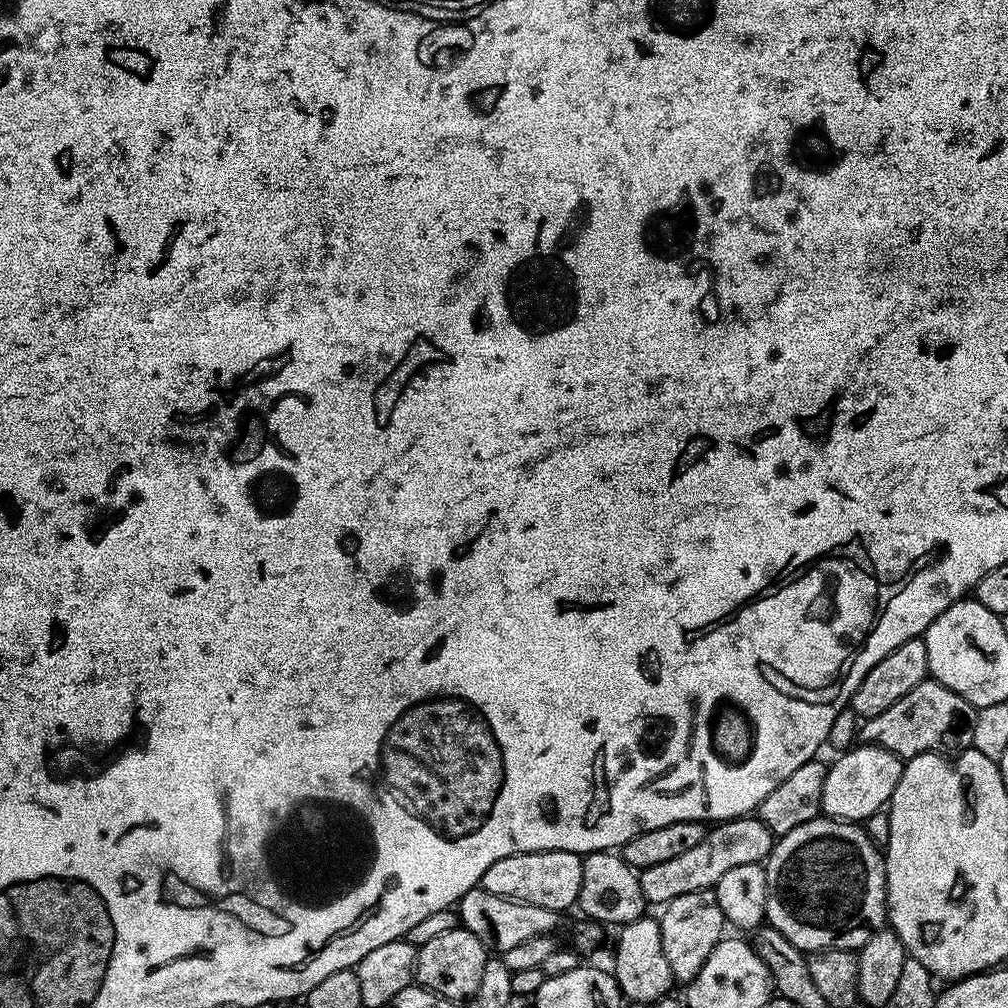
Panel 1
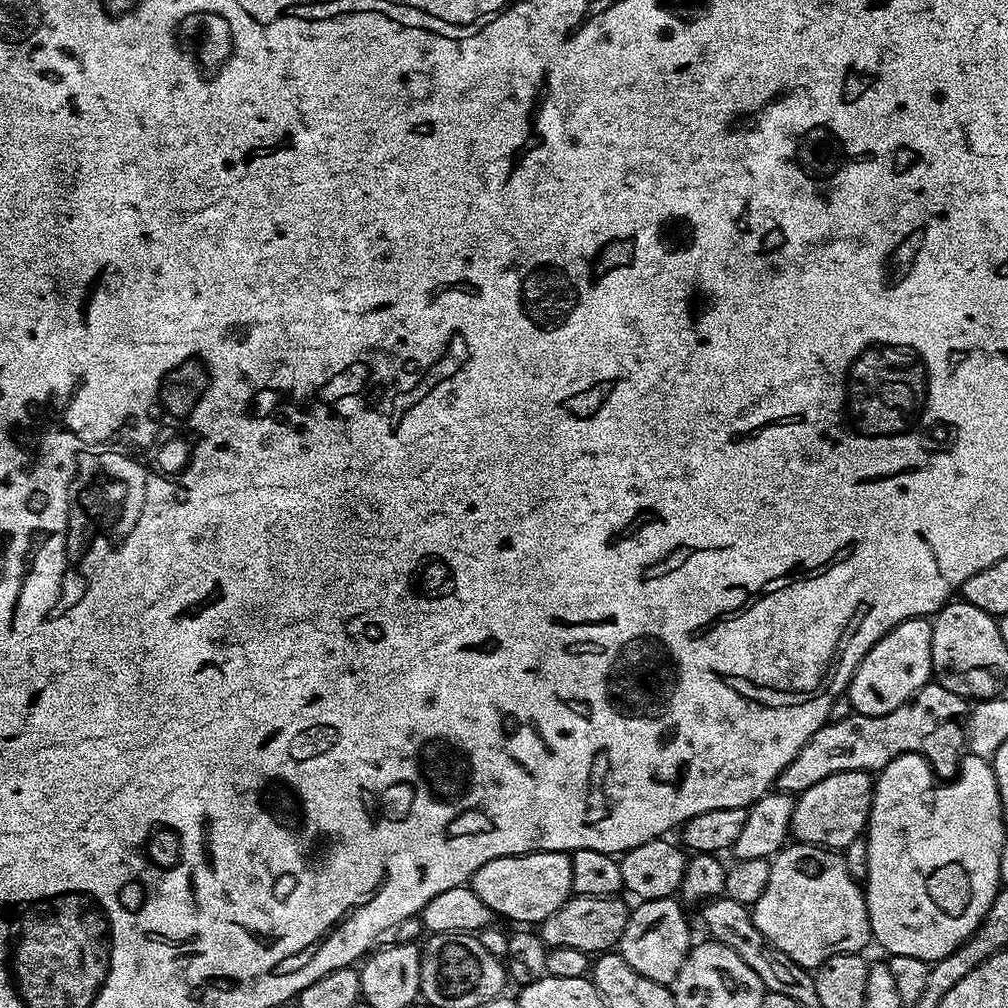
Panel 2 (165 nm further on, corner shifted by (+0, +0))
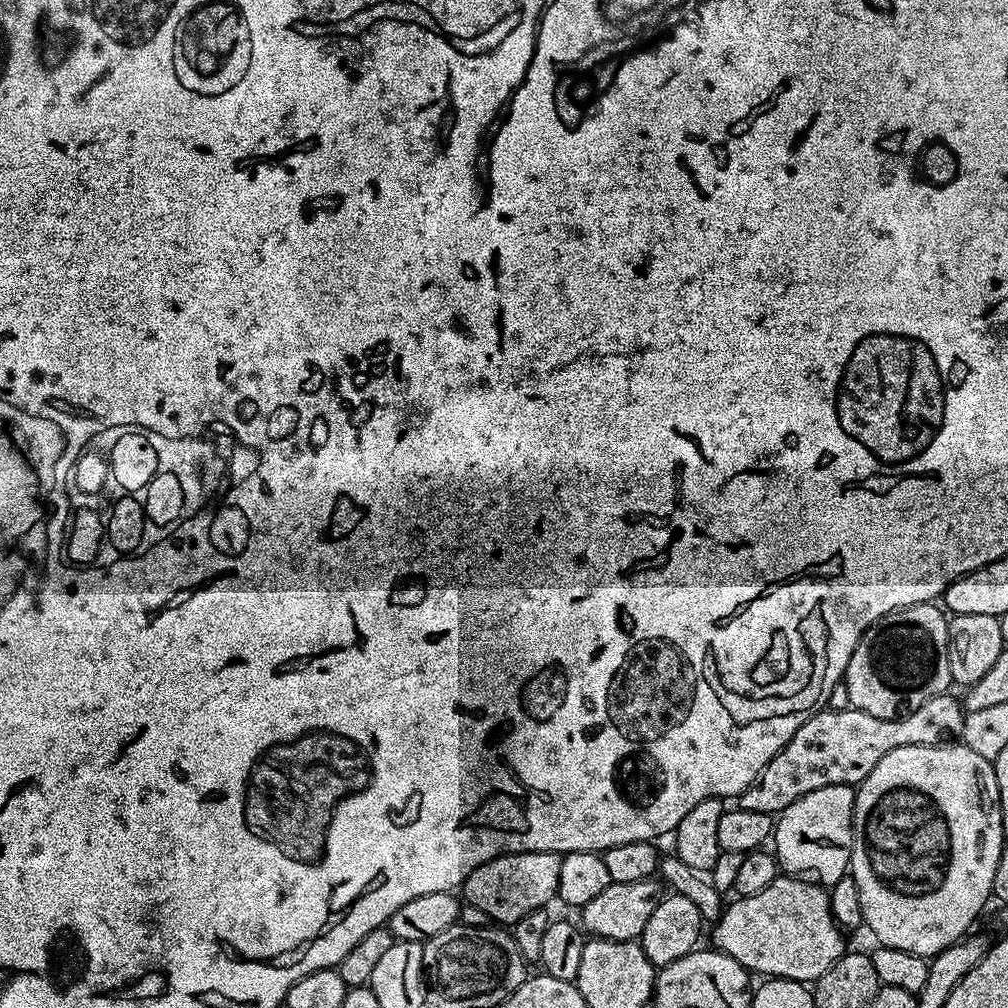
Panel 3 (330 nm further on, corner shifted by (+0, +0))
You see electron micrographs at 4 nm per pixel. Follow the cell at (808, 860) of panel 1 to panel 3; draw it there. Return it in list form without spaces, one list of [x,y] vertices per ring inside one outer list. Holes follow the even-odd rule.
[[[780,874],[774,882],[770,882],[770,886],[766,886],[766,890],[753,896],[741,896],[733,901],[733,904],[731,901],[721,911],[720,919],[711,925],[712,940],[716,943],[713,945],[730,958],[734,958],[743,968],[748,969],[749,973],[761,972],[761,977],[764,978],[815,982],[822,974],[826,974],[826,970],[830,970],[830,966],[838,962],[838,958],[846,951],[845,933],[830,910],[828,892],[811,879]]]

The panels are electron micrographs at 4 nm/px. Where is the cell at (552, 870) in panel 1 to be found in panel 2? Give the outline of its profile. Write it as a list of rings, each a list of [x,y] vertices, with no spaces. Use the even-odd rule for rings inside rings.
[[[528,852],[524,856],[494,858],[494,862],[486,862],[486,866],[472,875],[470,887],[497,917],[505,916],[506,919],[513,920],[516,926],[538,926],[573,895],[572,857],[567,852]]]

